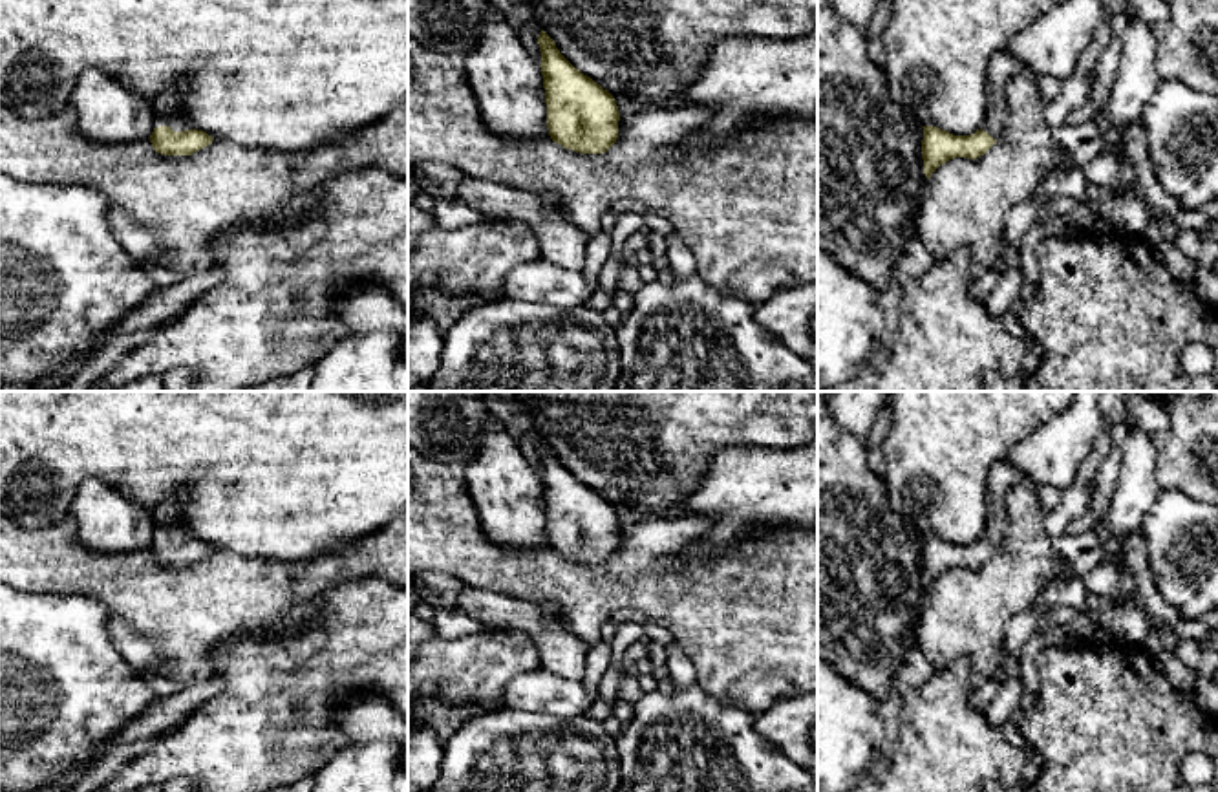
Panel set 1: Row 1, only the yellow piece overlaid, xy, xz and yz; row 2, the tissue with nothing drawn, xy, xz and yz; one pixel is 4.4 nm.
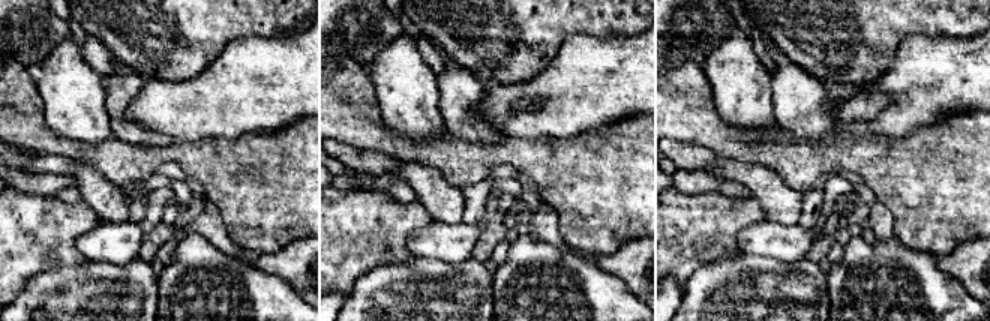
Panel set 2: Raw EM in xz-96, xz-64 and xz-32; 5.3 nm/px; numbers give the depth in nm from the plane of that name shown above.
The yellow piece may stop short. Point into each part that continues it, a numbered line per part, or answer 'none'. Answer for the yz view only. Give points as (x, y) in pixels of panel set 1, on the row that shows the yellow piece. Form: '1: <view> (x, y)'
1: yz (1003, 64)

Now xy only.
1: xy (167, 107)

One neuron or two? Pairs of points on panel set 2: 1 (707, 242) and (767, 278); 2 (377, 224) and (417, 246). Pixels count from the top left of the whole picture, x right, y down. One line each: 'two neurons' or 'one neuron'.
1: two neurons
2: two neurons

